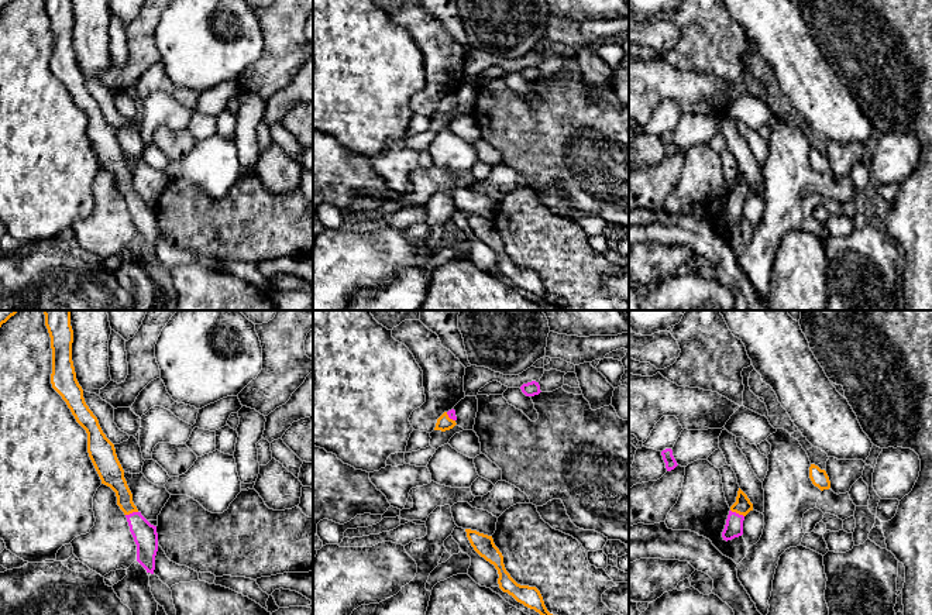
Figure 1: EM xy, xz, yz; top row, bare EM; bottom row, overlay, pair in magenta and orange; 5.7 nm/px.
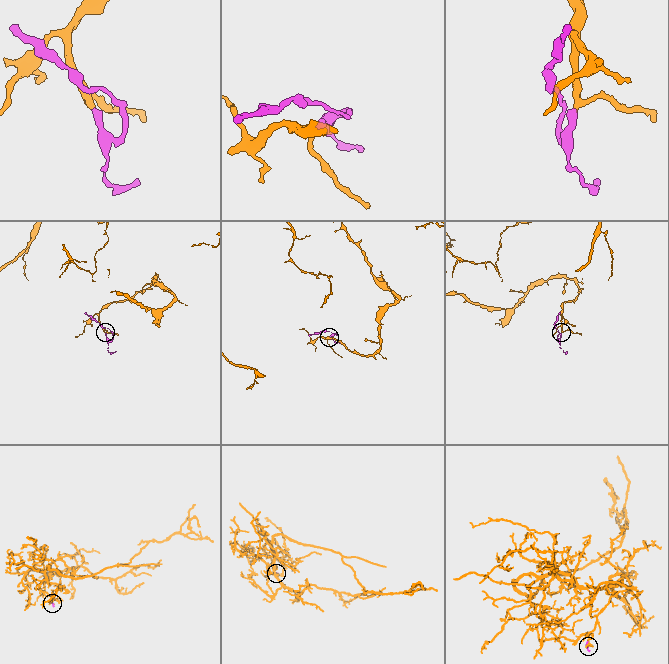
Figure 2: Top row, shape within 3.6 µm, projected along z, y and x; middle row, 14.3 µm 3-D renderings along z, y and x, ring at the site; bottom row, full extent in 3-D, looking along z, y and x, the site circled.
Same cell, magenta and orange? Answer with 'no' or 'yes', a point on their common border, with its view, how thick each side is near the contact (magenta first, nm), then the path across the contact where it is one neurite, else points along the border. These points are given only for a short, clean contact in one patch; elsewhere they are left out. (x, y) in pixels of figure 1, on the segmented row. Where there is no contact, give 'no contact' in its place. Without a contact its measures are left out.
yes; meets magenta in yz at (738, 514); 110 nm thick on the magenta side, 90 nm on the other; runs through yz (733, 528), (738, 514), (742, 505)

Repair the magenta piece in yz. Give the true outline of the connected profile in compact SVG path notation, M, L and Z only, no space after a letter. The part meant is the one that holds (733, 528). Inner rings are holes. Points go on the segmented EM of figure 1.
M739 488L736 502L730 506L725 529L722 532L723 540L728 542L743 535L743 520L750 511L753 511L753 504Z

